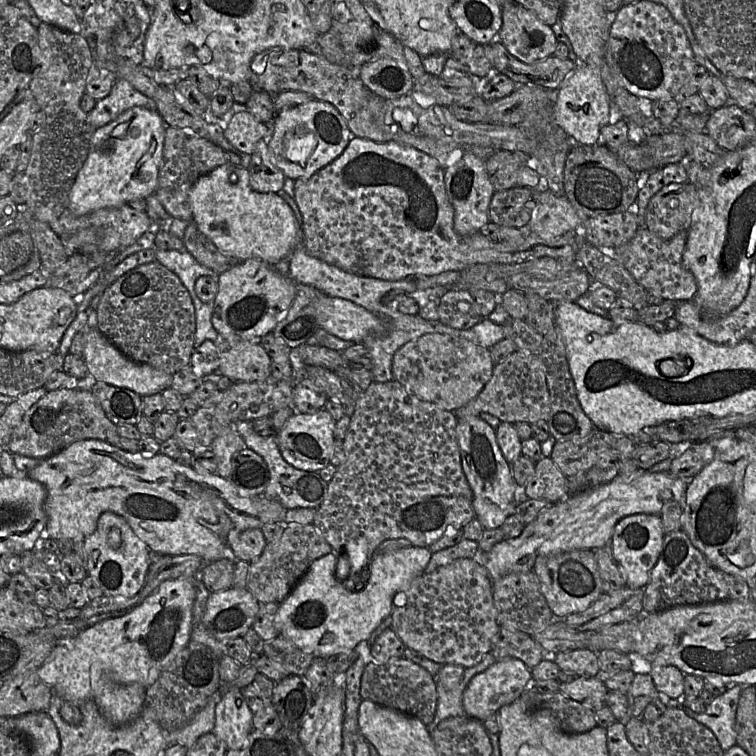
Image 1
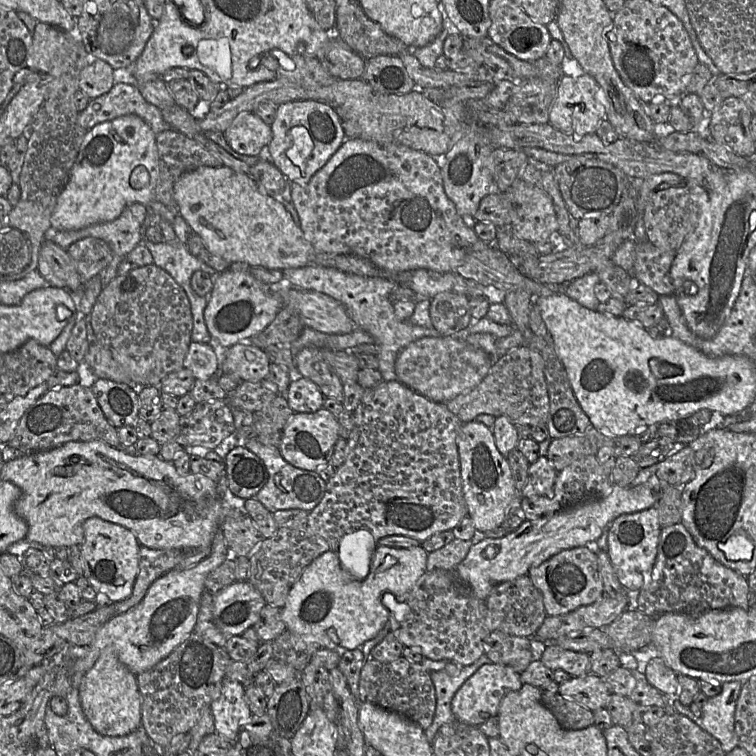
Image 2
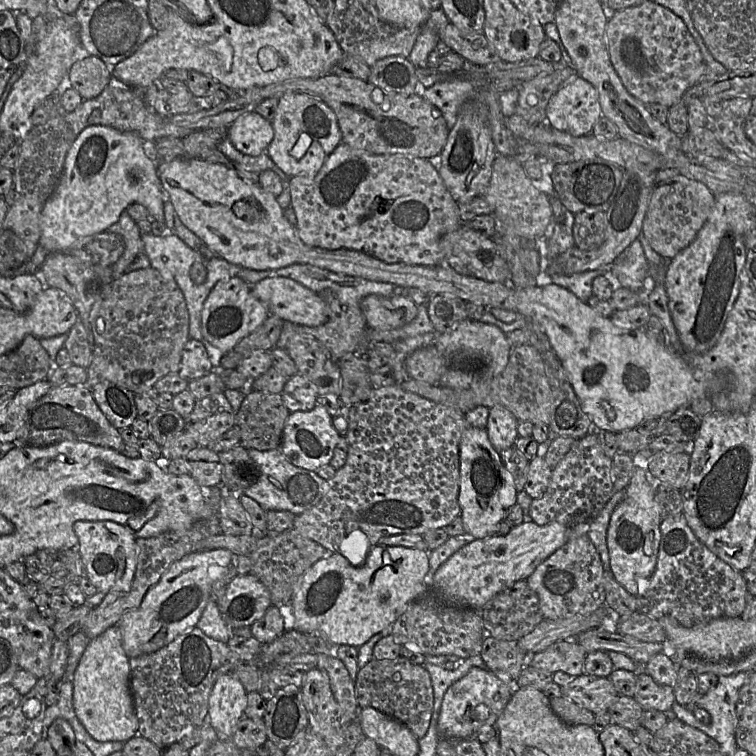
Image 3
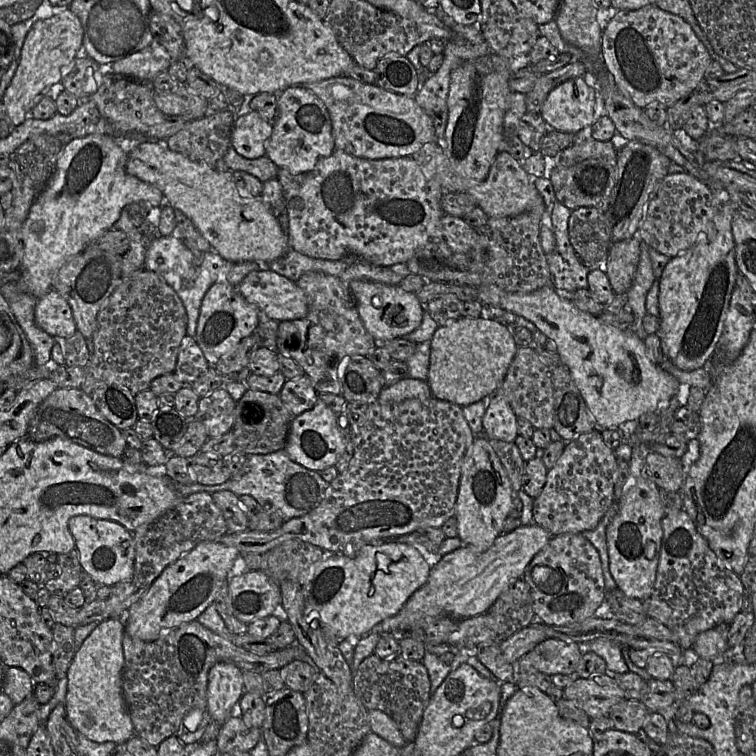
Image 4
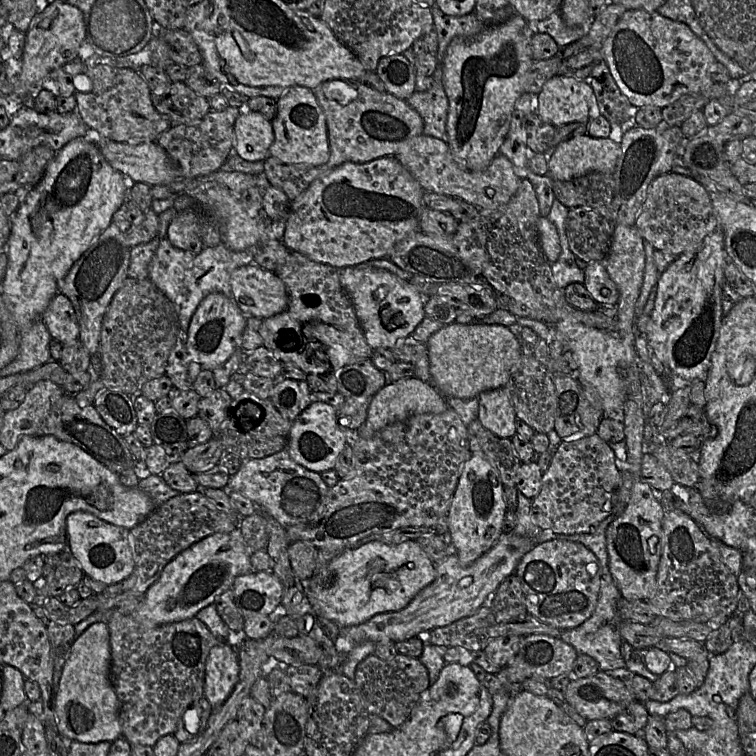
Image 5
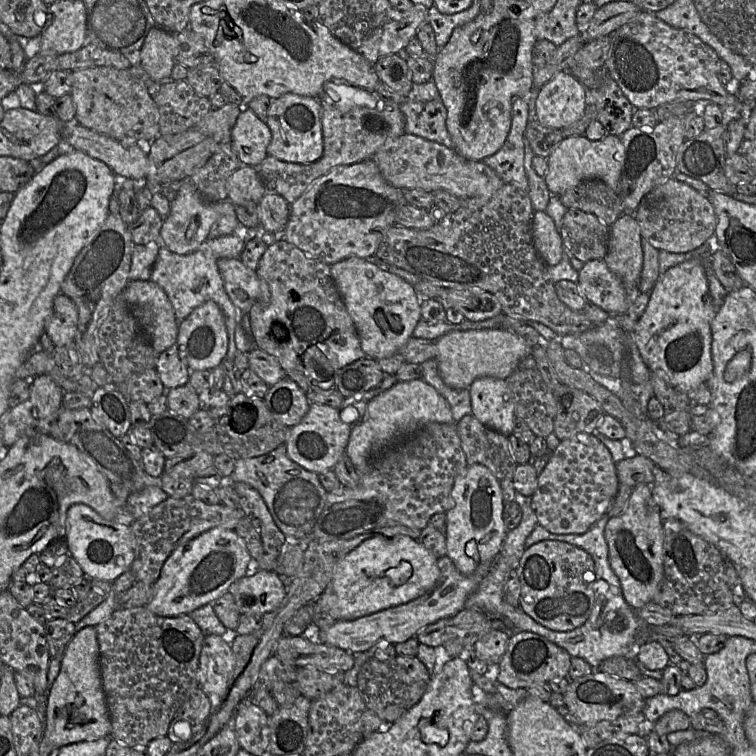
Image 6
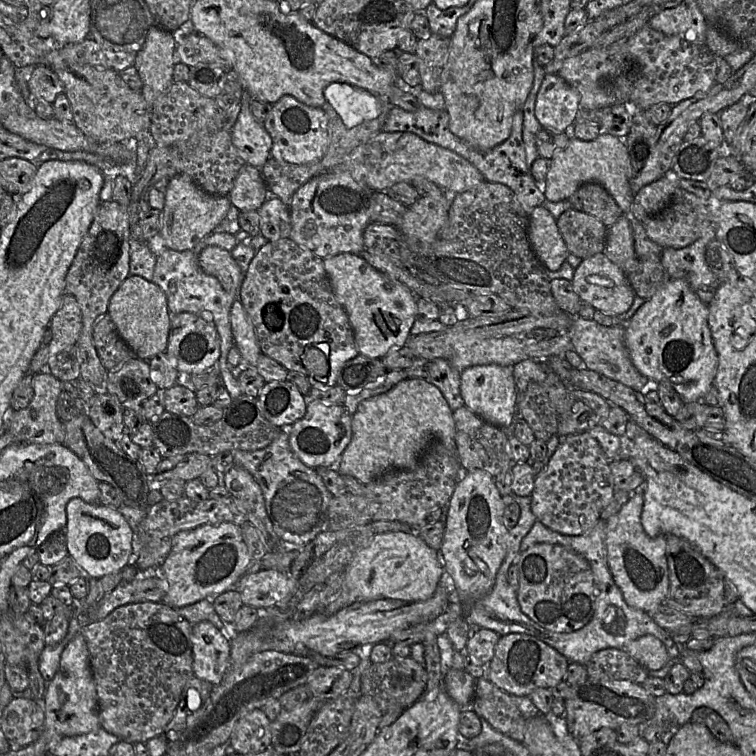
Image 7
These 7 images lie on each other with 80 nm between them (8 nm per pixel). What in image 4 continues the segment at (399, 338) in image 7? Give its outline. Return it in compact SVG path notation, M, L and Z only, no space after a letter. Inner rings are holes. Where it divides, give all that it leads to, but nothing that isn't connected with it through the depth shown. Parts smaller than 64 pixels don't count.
M353 280L349 283L349 289L366 330L378 344L406 336L422 322L425 306L415 293L407 292L398 285Z

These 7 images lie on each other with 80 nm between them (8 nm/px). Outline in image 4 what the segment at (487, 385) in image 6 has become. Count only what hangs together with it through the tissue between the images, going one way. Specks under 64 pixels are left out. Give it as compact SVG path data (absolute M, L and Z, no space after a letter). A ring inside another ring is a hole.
M489 396L482 423L483 435L487 439L514 442L518 435L517 416L503 397Z

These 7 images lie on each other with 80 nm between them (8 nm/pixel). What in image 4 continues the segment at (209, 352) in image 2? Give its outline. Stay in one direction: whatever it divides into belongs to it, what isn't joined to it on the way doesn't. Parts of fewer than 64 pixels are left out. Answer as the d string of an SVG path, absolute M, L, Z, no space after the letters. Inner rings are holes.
M186 335L179 348L174 375L184 384L189 386L195 382L198 377L207 371L209 363L204 353L198 345L195 337Z

